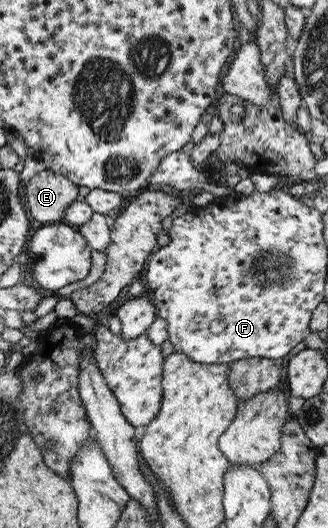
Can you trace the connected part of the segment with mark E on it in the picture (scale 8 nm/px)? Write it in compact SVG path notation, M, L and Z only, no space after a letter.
M47 168L24 183L24 201L30 217L45 223L62 223L64 211L78 197L77 185Z

